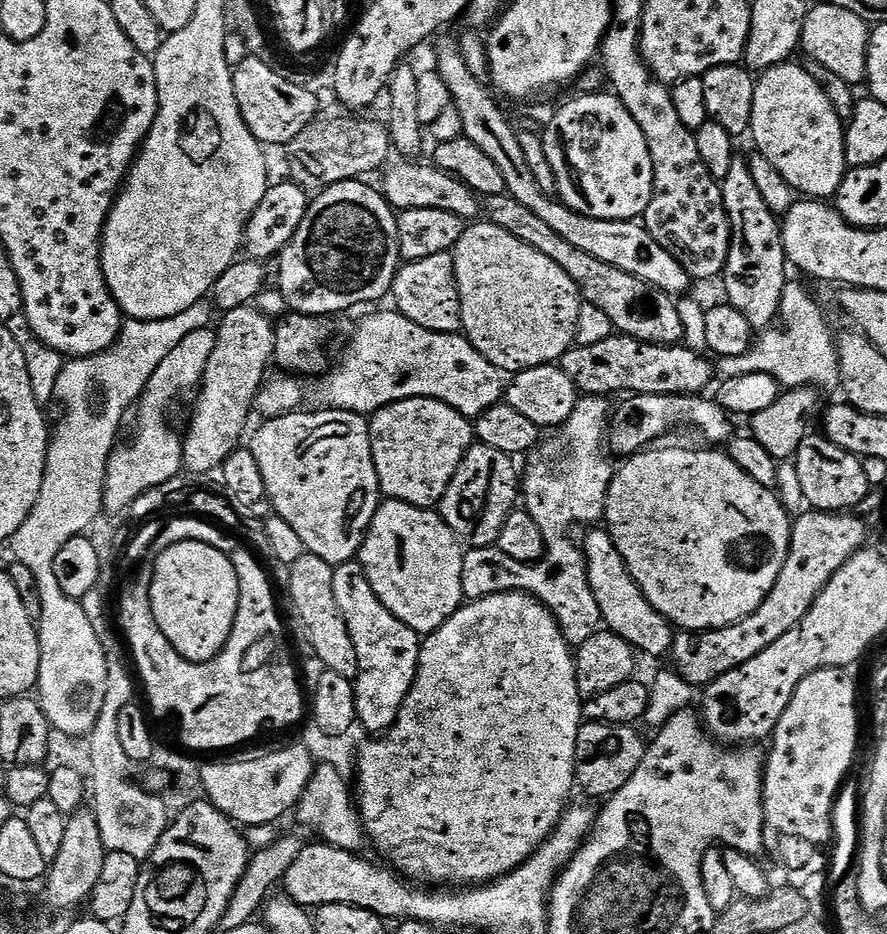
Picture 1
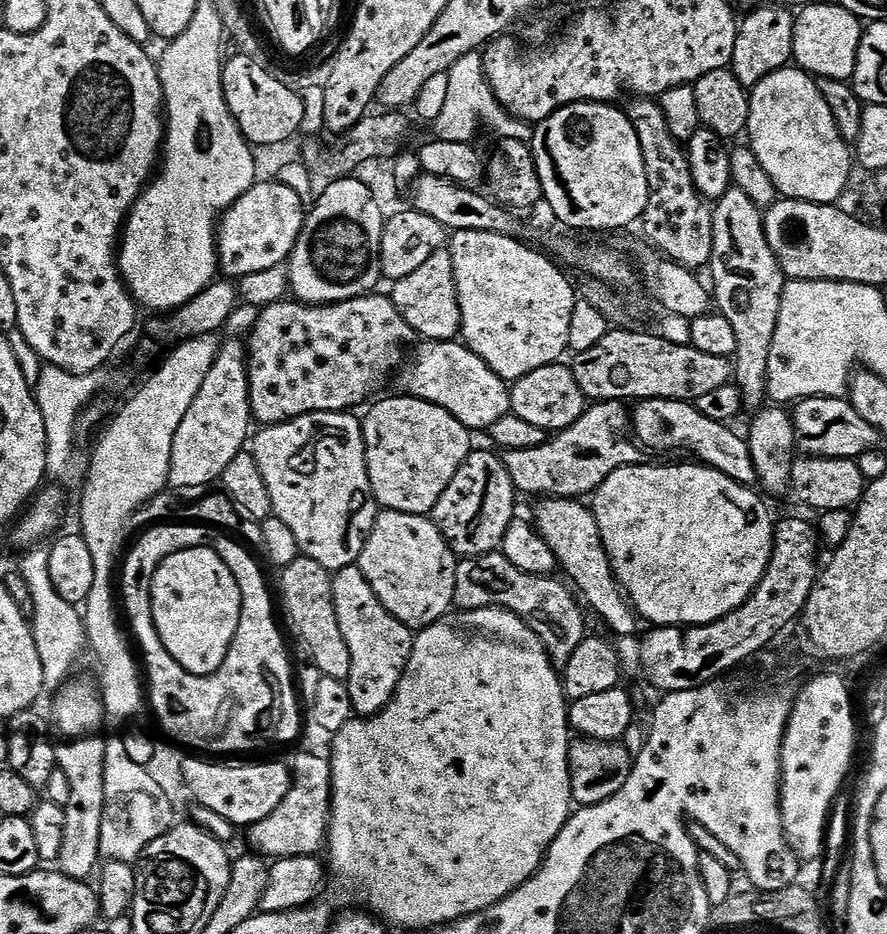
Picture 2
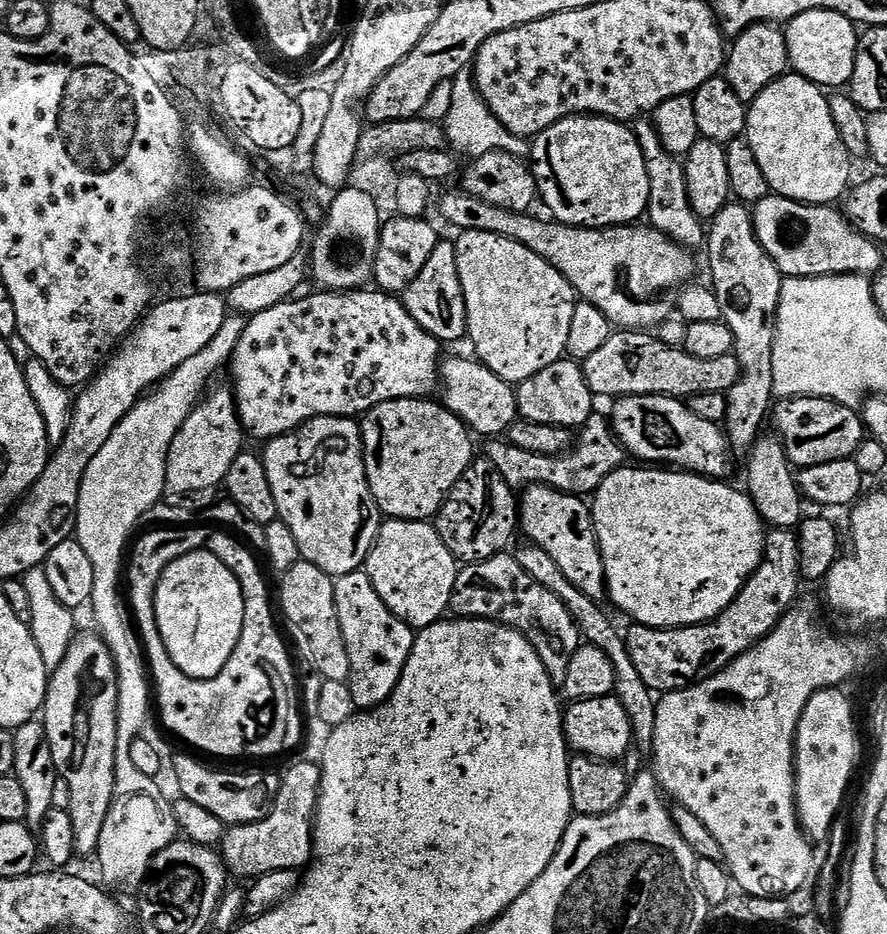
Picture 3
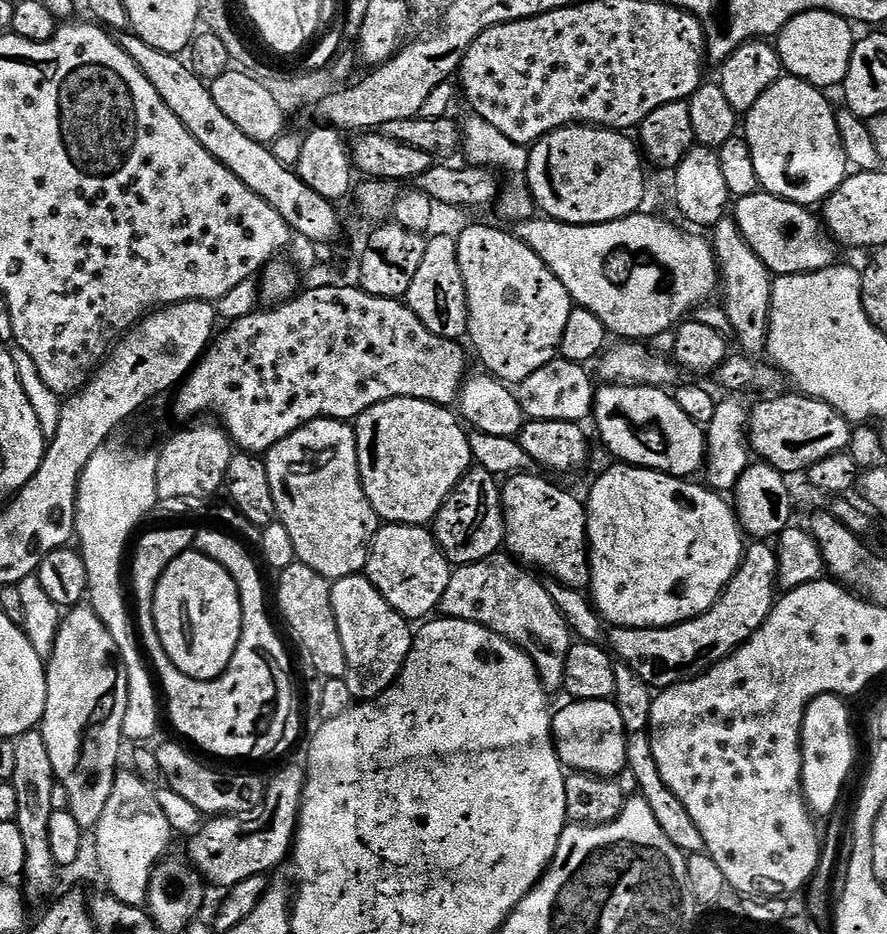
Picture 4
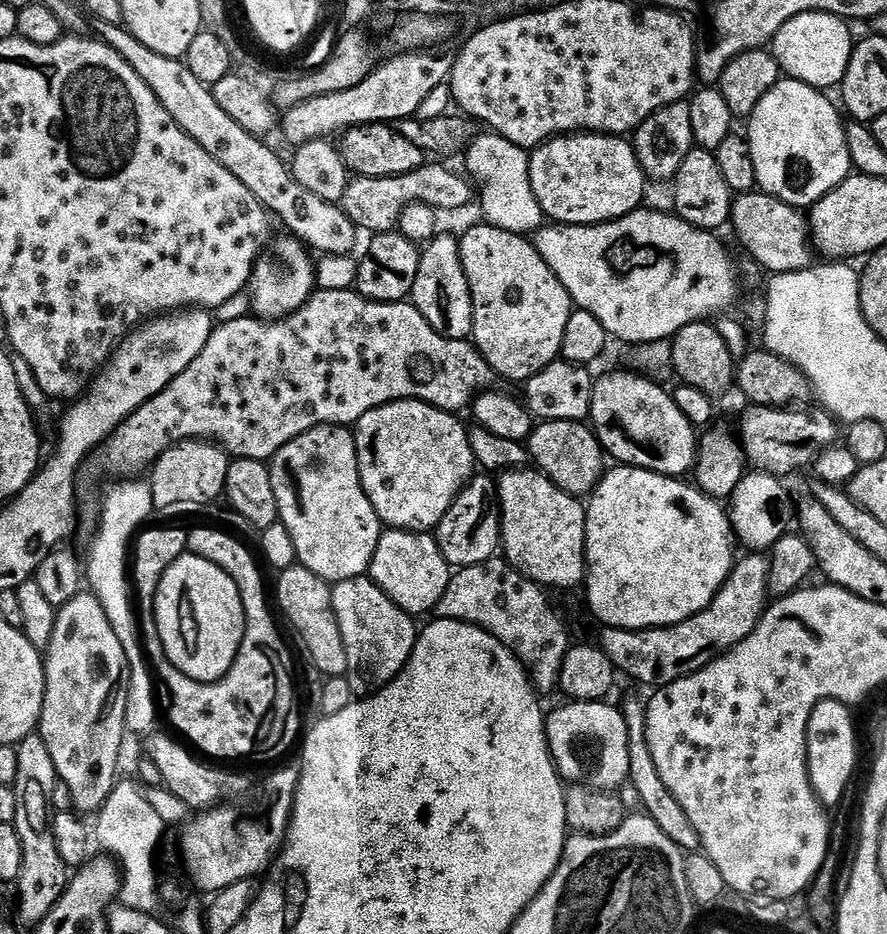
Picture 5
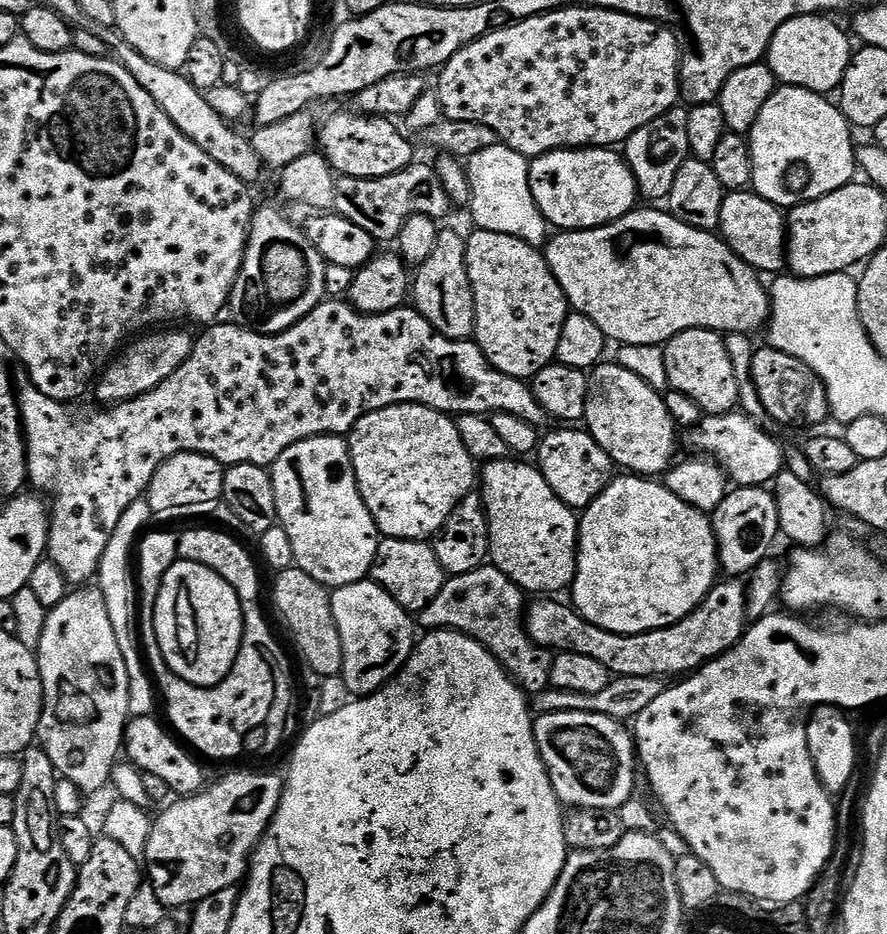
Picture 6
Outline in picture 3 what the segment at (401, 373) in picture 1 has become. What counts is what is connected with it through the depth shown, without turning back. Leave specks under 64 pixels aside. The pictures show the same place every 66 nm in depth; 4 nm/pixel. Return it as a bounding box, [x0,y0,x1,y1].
[441,356,518,438]

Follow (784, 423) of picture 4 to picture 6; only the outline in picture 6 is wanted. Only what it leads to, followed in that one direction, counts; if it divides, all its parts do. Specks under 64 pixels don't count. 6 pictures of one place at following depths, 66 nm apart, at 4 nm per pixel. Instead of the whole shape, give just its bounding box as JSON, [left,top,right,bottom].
[686,410,786,488]

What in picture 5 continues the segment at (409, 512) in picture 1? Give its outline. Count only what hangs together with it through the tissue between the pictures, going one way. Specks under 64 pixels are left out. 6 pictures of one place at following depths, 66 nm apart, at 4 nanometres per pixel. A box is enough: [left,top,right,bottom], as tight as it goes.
[370,531,453,618]

